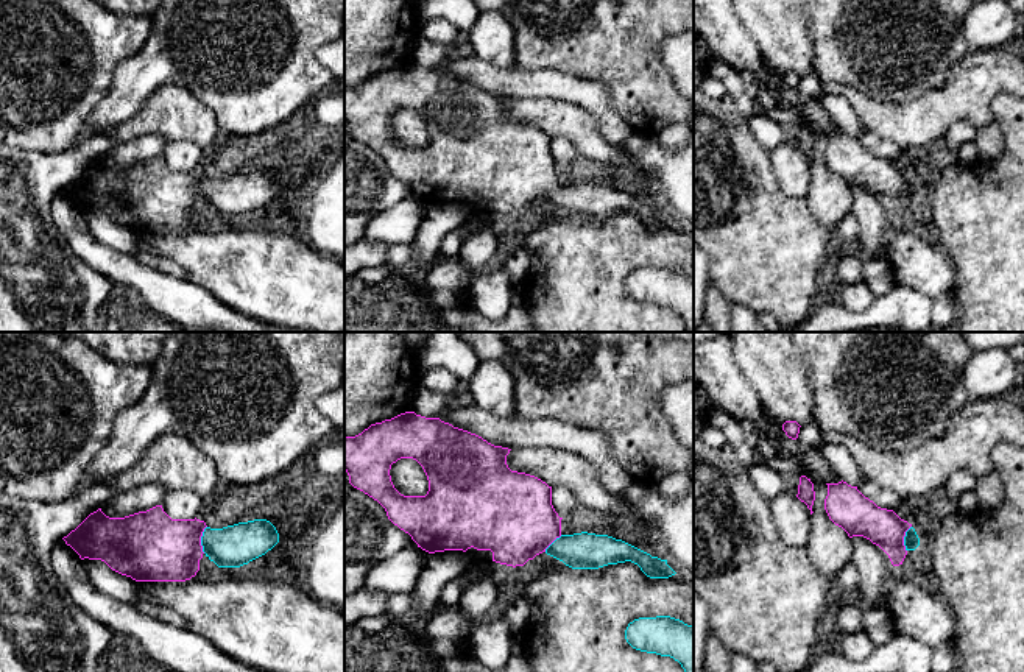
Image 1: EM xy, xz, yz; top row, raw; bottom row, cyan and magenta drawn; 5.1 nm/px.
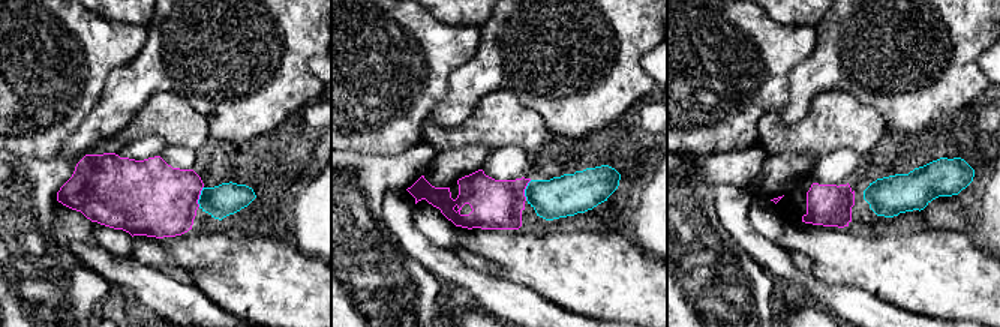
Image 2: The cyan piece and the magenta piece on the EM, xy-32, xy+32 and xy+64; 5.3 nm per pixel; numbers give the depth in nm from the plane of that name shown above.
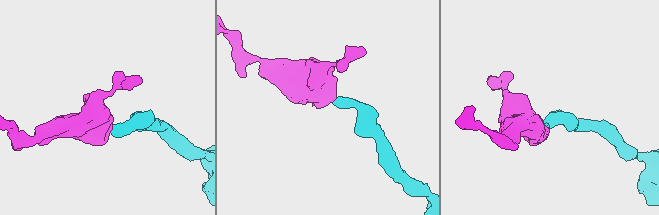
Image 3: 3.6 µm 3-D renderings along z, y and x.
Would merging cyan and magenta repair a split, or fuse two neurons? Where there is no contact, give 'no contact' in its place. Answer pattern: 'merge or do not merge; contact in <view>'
merge; contact in xy

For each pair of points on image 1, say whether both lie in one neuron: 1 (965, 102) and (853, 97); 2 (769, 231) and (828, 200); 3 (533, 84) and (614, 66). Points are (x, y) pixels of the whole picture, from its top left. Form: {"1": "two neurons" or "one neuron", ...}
{"1": "one neuron", "2": "two neurons", "3": "two neurons"}

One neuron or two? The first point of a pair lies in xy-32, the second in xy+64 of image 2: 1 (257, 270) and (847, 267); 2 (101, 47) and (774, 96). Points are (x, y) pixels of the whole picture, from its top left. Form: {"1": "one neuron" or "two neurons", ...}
{"1": "one neuron", "2": "one neuron"}

